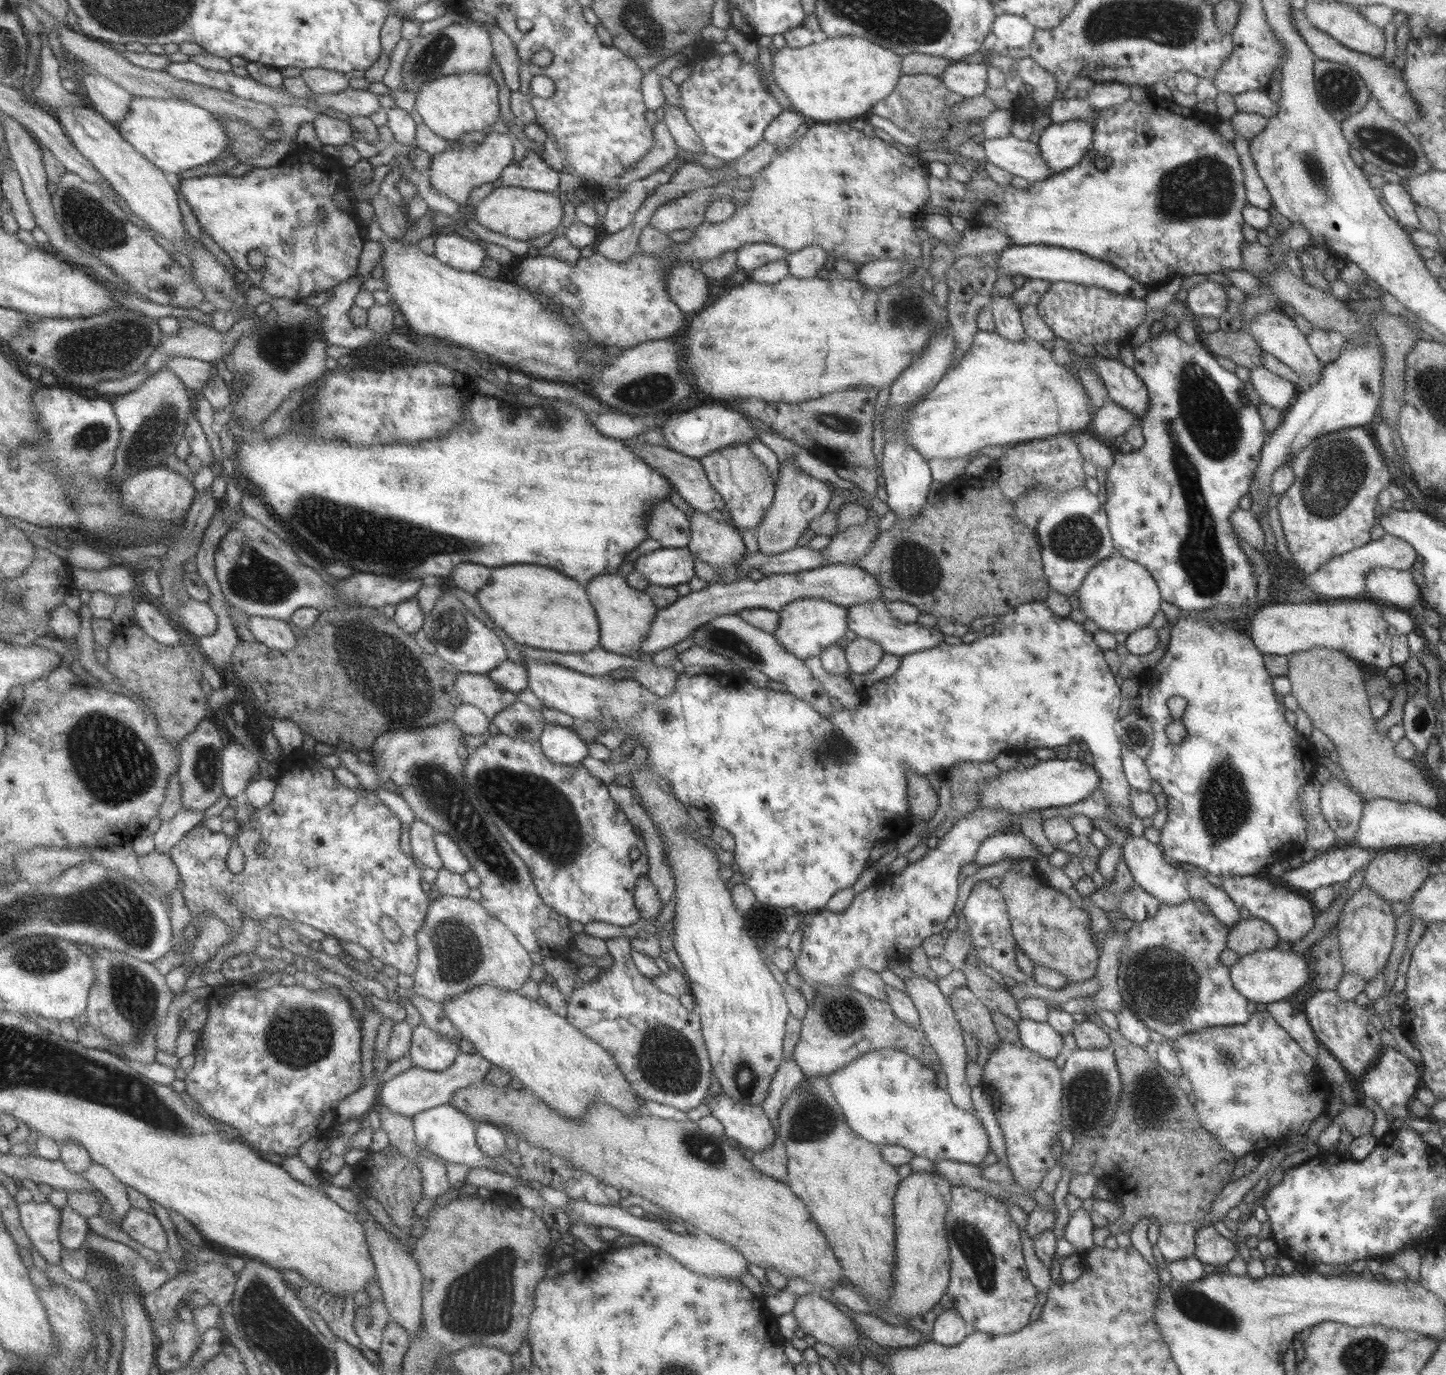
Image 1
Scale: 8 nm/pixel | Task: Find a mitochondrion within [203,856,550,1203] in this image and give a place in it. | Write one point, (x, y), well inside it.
(308, 1035)

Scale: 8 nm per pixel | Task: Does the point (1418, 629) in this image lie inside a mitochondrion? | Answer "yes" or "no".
no

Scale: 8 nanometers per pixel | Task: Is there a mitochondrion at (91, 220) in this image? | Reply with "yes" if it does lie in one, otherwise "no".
yes

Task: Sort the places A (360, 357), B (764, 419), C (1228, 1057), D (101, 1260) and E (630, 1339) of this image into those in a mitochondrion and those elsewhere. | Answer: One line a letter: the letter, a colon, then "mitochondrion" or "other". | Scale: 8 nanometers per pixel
A: other
B: other
C: mitochondrion
D: other
E: other

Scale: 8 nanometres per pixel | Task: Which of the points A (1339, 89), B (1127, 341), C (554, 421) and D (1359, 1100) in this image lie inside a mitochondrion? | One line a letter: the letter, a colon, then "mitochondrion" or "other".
A: mitochondrion
B: other
C: mitochondrion
D: other

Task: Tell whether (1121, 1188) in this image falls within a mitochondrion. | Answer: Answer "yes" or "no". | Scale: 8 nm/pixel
no

